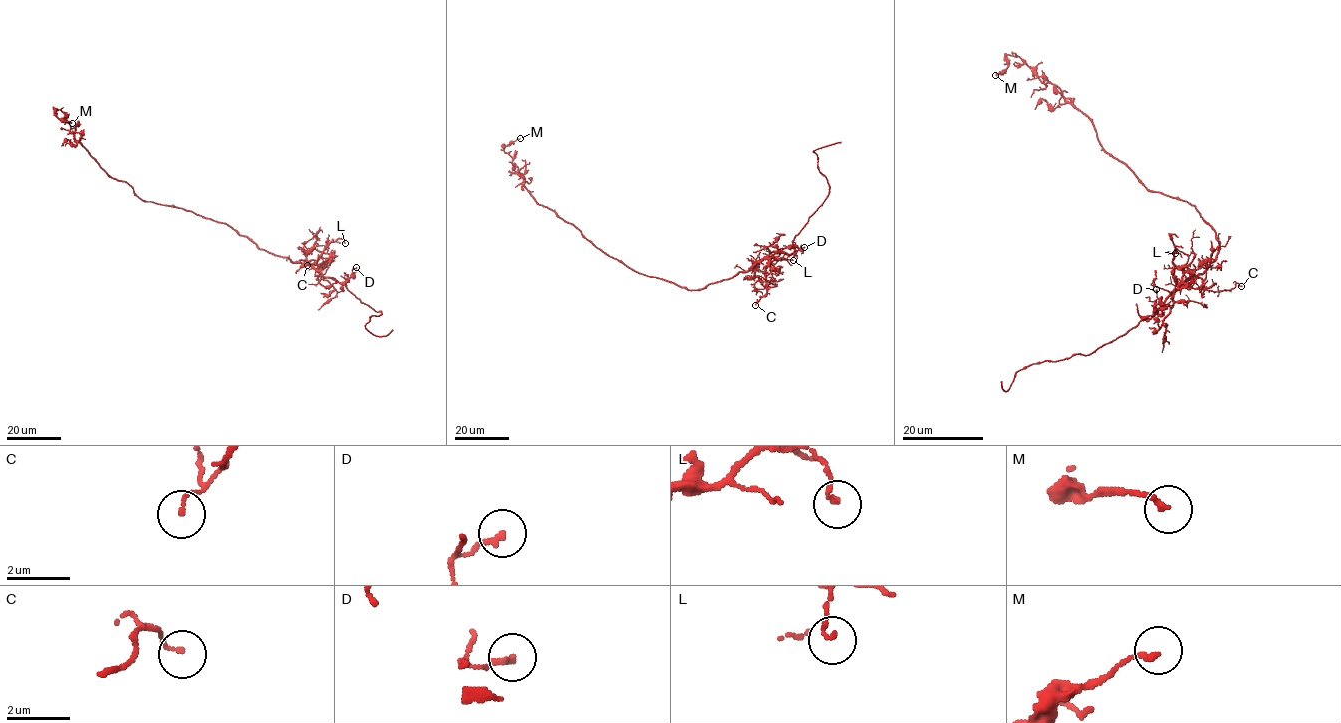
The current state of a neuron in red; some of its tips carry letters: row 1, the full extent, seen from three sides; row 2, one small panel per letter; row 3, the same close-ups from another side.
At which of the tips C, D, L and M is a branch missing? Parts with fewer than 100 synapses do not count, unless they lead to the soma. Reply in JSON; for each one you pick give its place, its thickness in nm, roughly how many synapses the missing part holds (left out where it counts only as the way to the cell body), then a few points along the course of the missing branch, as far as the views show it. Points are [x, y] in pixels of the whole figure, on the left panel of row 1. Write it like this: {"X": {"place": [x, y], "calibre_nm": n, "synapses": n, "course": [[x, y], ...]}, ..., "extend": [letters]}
{"extend": []}

